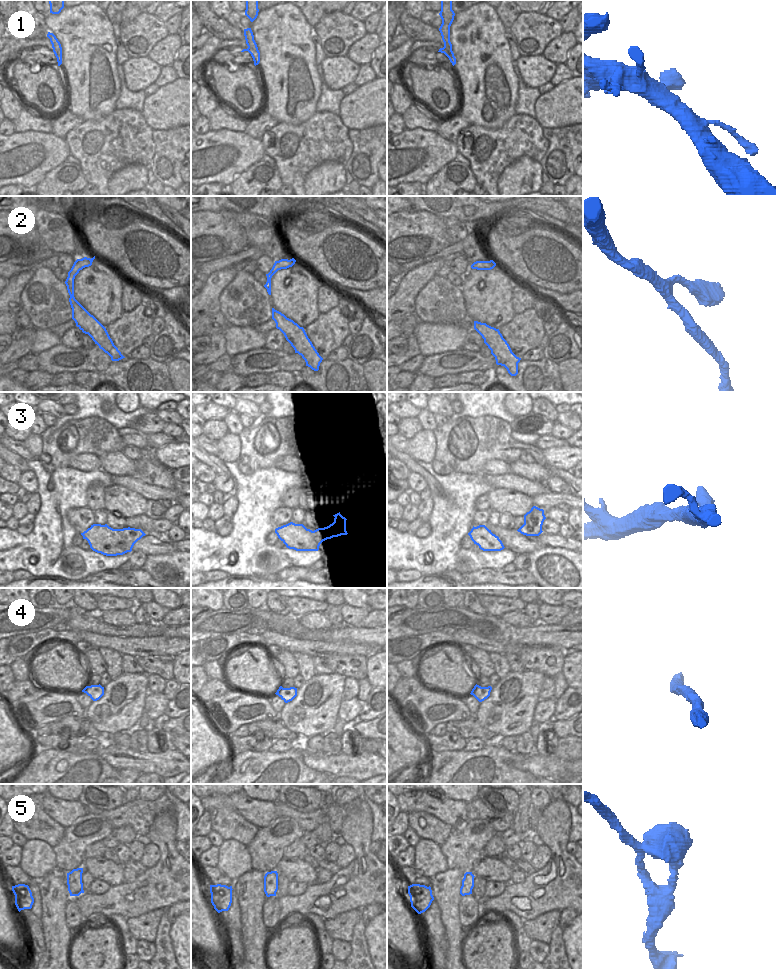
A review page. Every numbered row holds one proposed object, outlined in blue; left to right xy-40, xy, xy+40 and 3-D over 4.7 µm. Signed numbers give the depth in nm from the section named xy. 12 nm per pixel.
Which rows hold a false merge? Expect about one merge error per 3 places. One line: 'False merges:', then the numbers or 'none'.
False merges: none

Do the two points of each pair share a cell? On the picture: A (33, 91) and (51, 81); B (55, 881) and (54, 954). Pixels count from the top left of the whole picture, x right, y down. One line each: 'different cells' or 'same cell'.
A: same cell
B: same cell

